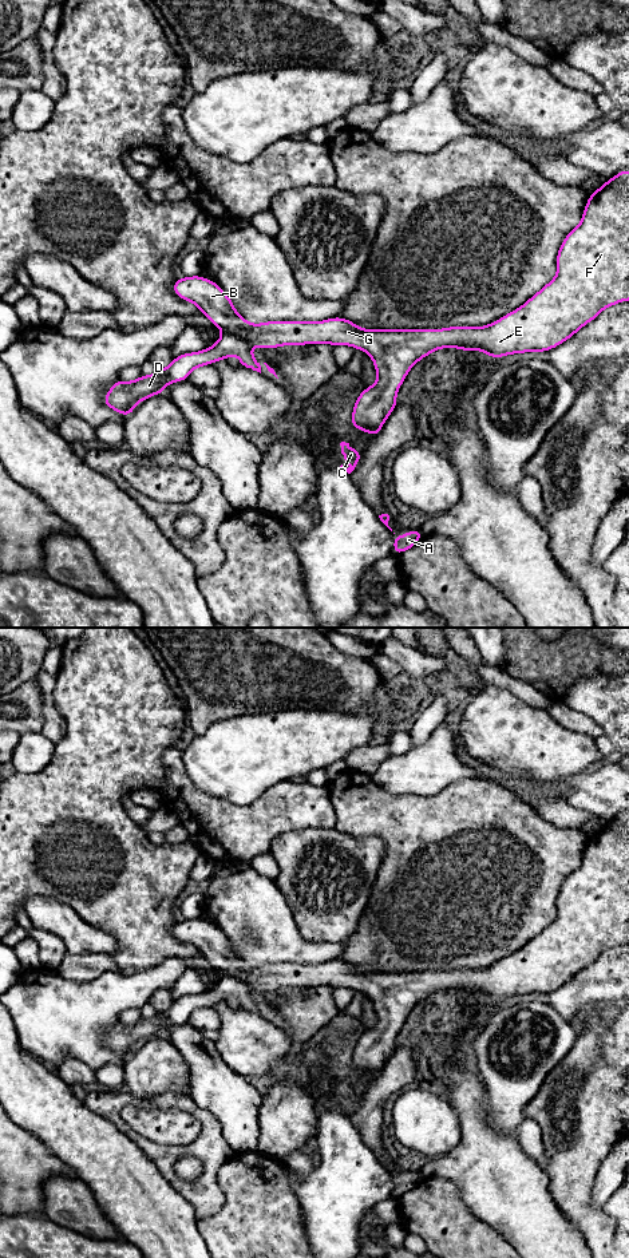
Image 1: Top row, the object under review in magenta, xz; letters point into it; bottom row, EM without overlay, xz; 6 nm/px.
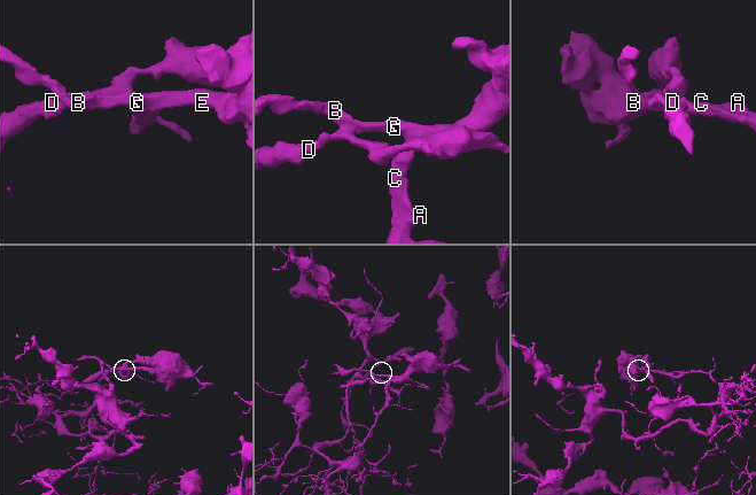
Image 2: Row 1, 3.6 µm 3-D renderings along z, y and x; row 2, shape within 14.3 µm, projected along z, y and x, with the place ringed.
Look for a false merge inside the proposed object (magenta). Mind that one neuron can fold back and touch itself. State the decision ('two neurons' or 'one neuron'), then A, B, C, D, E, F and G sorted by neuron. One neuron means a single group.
two neurons; A B C E F G / D

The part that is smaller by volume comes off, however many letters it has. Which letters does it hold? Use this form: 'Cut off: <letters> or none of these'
Cut off: D

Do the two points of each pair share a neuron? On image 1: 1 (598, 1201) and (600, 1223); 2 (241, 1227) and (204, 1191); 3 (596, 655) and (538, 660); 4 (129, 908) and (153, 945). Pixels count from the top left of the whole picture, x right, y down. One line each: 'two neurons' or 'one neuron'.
1: two neurons
2: two neurons
3: one neuron
4: one neuron

